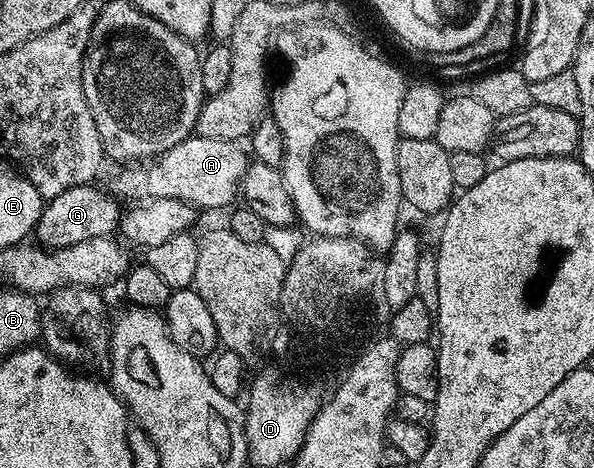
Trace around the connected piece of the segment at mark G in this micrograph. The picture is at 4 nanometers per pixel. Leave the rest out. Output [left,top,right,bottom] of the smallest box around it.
[36,184,123,250]

